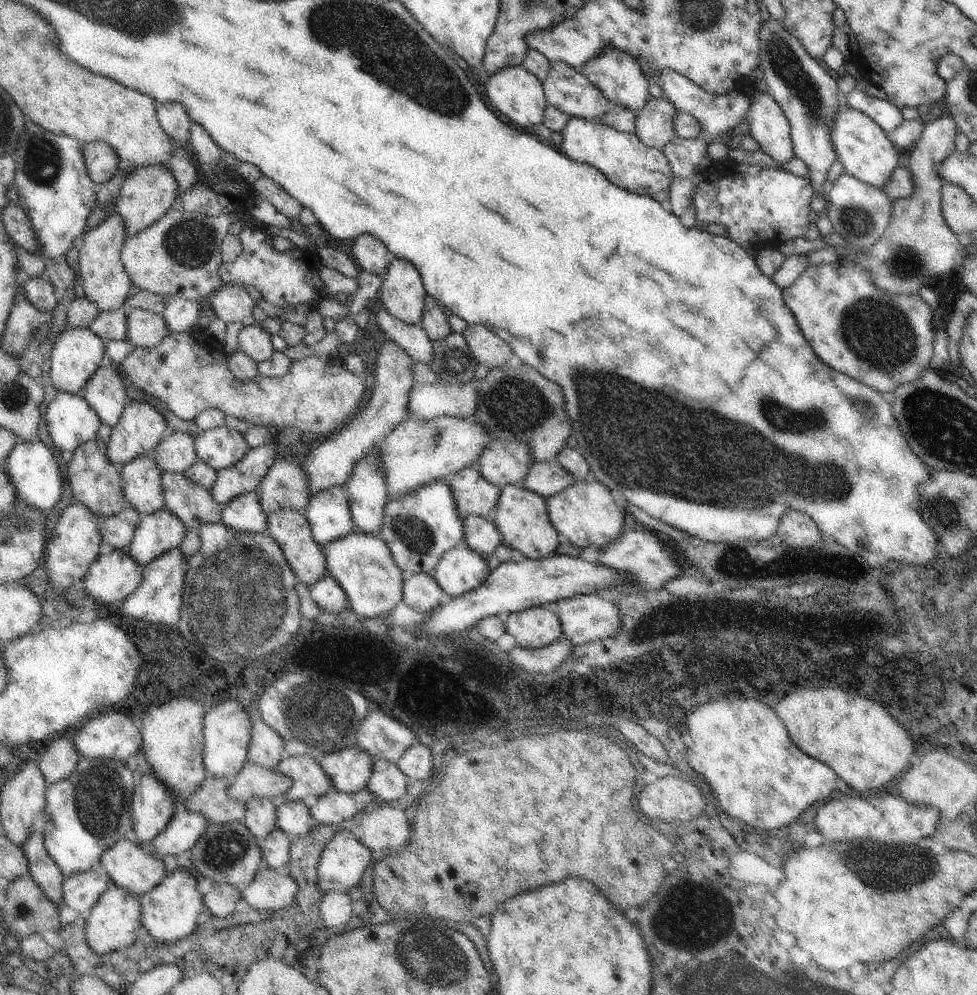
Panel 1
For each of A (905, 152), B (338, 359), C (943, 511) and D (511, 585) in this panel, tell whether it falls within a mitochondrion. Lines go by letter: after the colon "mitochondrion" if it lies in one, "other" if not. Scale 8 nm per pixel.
A: other
B: other
C: mitochondrion
D: other

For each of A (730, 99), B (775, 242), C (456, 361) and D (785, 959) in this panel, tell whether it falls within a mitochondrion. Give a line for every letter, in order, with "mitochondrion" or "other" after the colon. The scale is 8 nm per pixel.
A: other
B: other
C: mitochondrion
D: mitochondrion

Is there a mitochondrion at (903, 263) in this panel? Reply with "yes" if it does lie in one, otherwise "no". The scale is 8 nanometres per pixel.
yes

